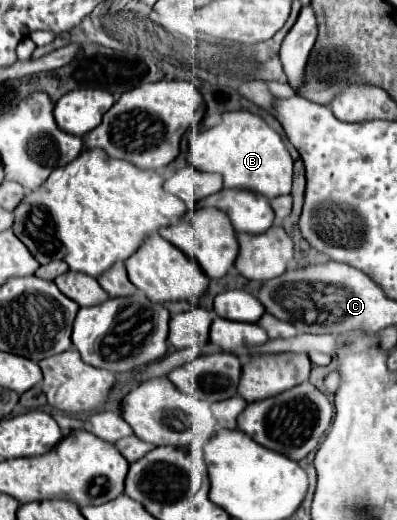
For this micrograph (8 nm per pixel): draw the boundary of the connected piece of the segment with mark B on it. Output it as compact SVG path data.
M250 111L222 113L222 121L190 139L188 163L198 171L220 173L226 189L248 189L268 199L288 195L292 189L292 157L282 137L260 117Z

